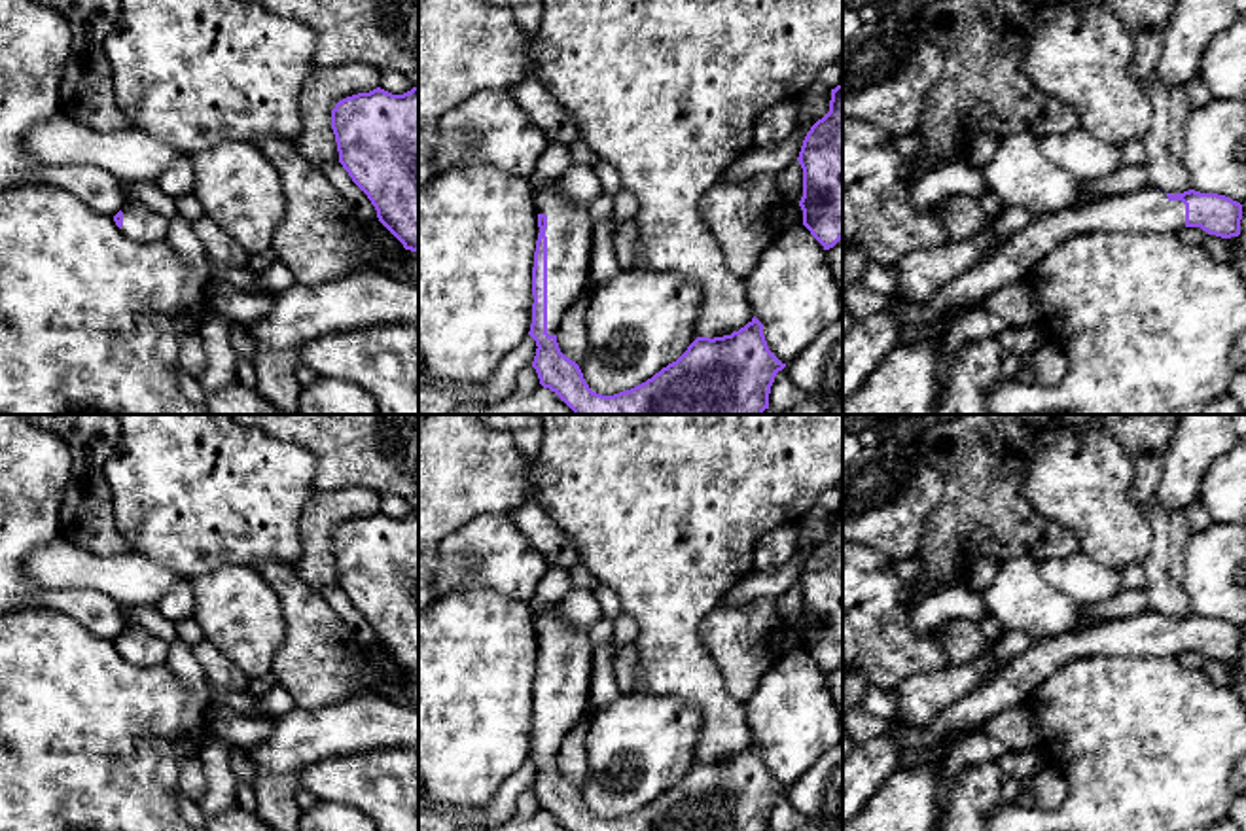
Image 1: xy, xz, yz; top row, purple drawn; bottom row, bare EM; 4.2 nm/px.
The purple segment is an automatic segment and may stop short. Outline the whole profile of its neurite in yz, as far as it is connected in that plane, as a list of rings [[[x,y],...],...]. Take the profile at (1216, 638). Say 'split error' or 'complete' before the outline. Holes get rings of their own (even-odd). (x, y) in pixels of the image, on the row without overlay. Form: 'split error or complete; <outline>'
split error; [[[1155,611],[1038,640],[930,725],[905,727],[894,721],[888,734],[854,746],[843,761],[843,827],[899,769],[903,751],[979,731],[992,716],[1026,704],[1043,680],[1072,661],[1095,655],[1176,657],[1182,651],[1201,651],[1208,659],[1231,663],[1240,659],[1240,644],[1242,628],[1225,619],[1195,613],[1172,619]]]

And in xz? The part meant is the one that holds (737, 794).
split error; [[[555,604],[534,615],[538,664],[532,691],[532,748],[536,765],[532,791],[540,808],[555,816],[568,831],[769,831],[769,818],[778,795],[786,791],[767,770],[763,748],[754,740],[744,751],[723,761],[697,761],[687,774],[646,806],[602,820],[589,812],[576,786],[557,767],[557,751],[564,736],[579,721],[591,693],[593,647],[587,628],[570,627]]]

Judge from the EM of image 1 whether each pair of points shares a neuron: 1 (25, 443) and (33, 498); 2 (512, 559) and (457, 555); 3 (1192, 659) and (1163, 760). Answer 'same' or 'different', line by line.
1: same
2: same
3: different

